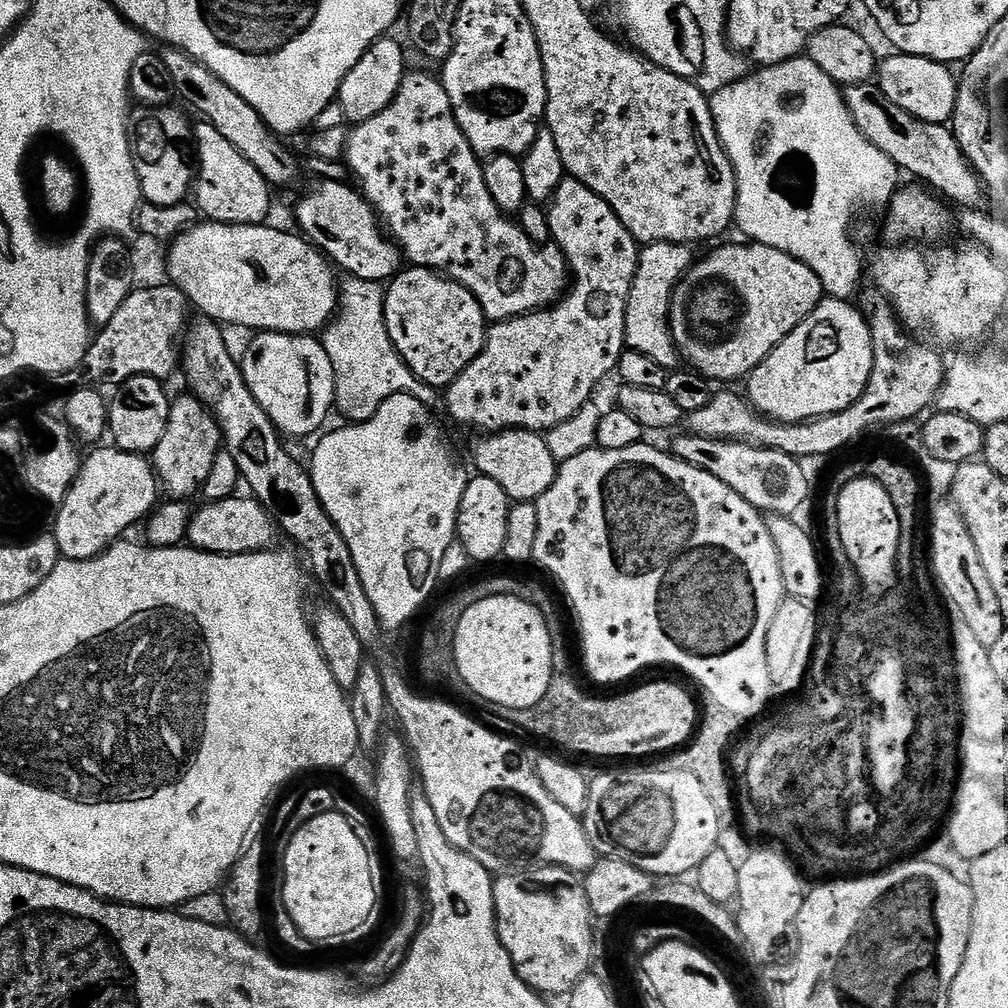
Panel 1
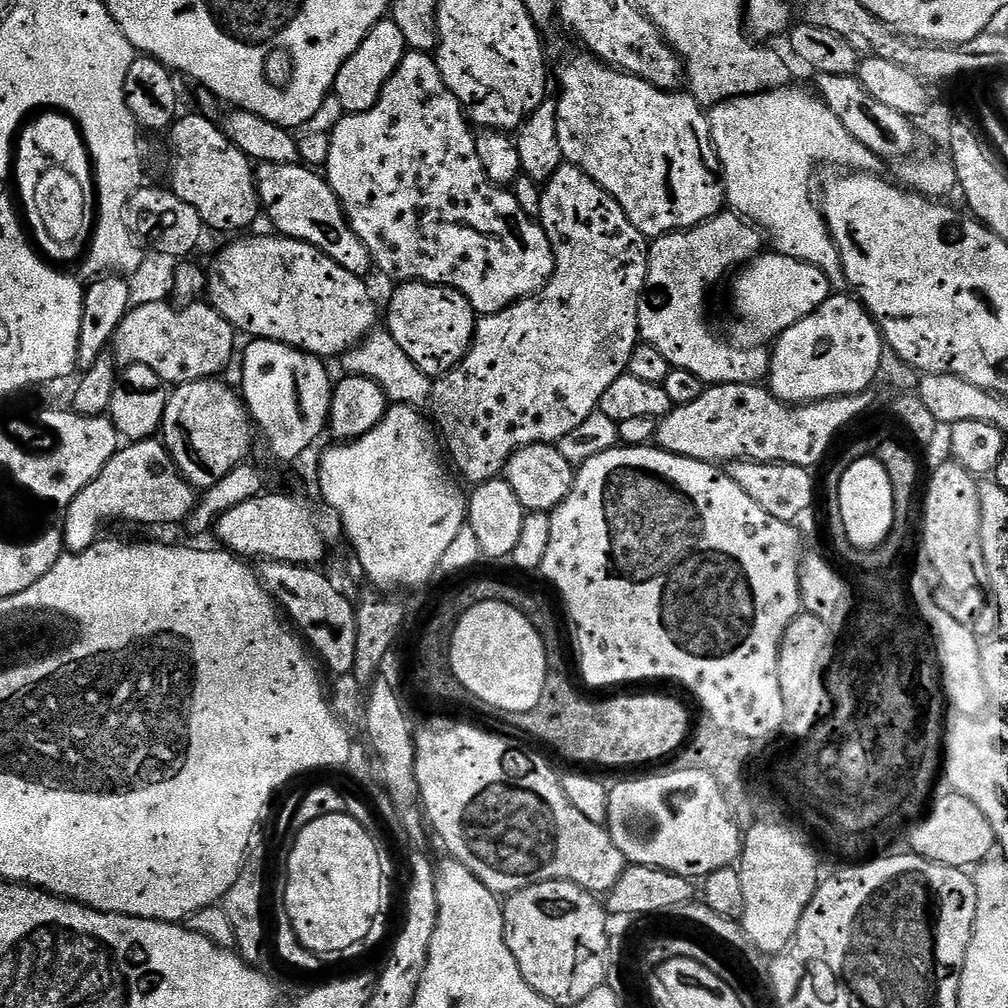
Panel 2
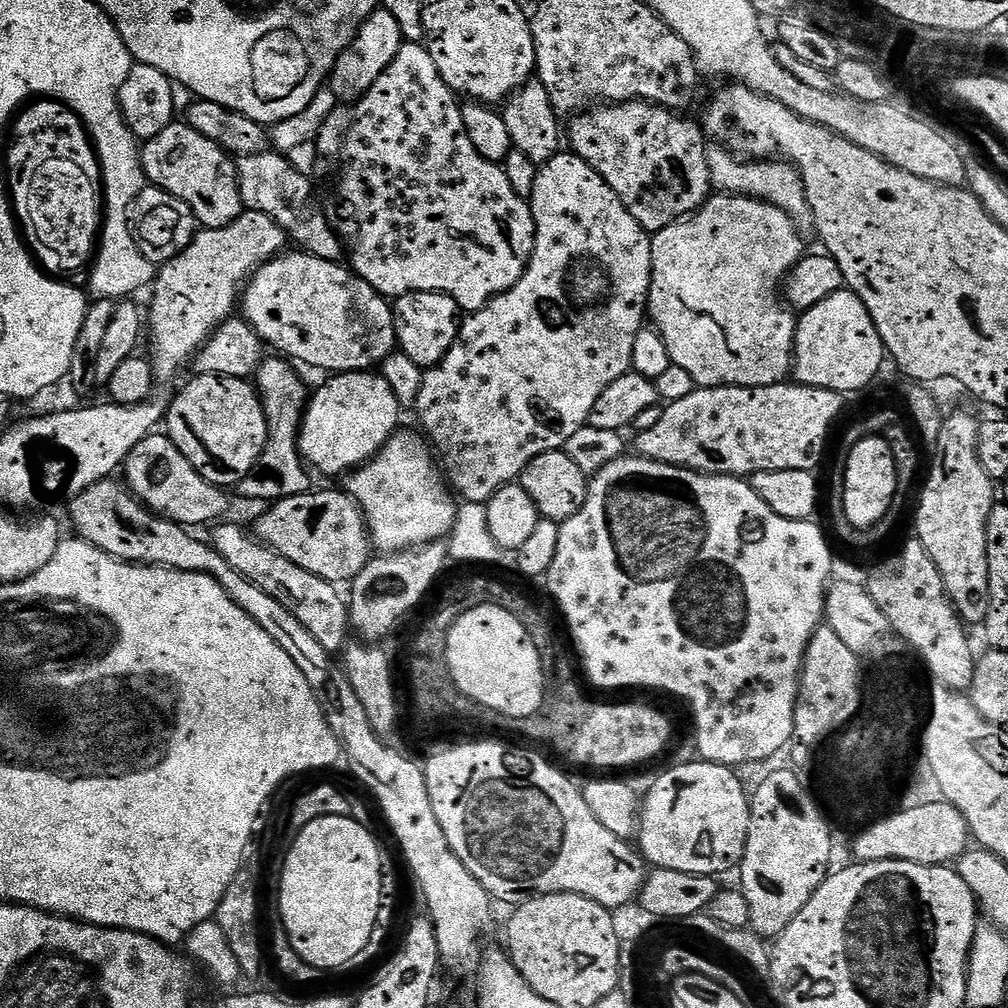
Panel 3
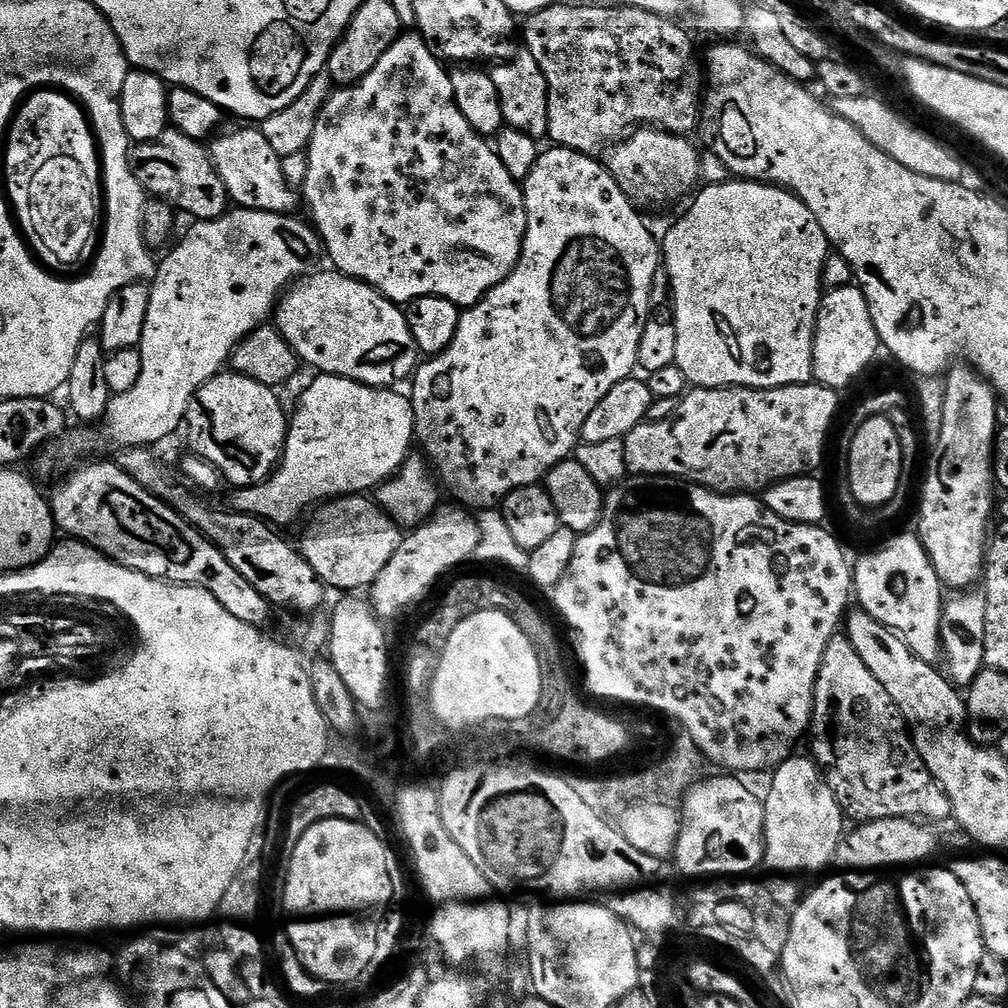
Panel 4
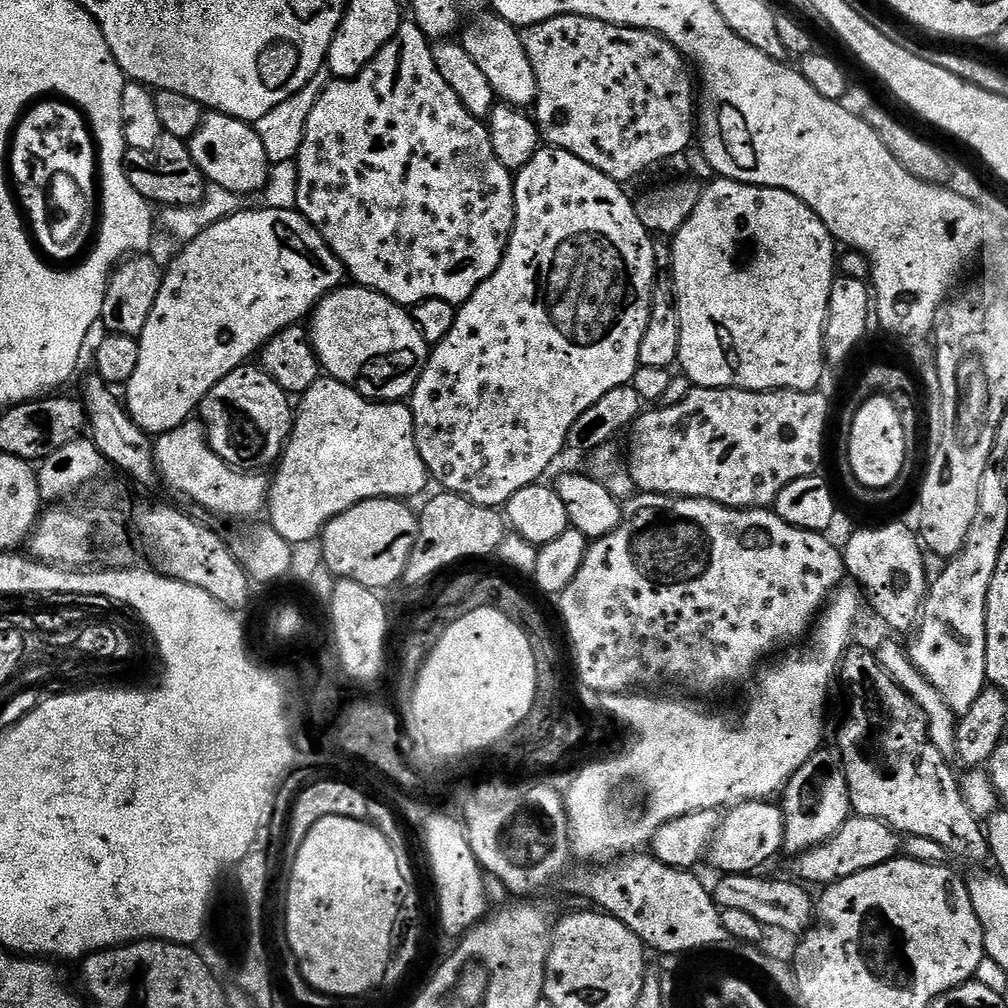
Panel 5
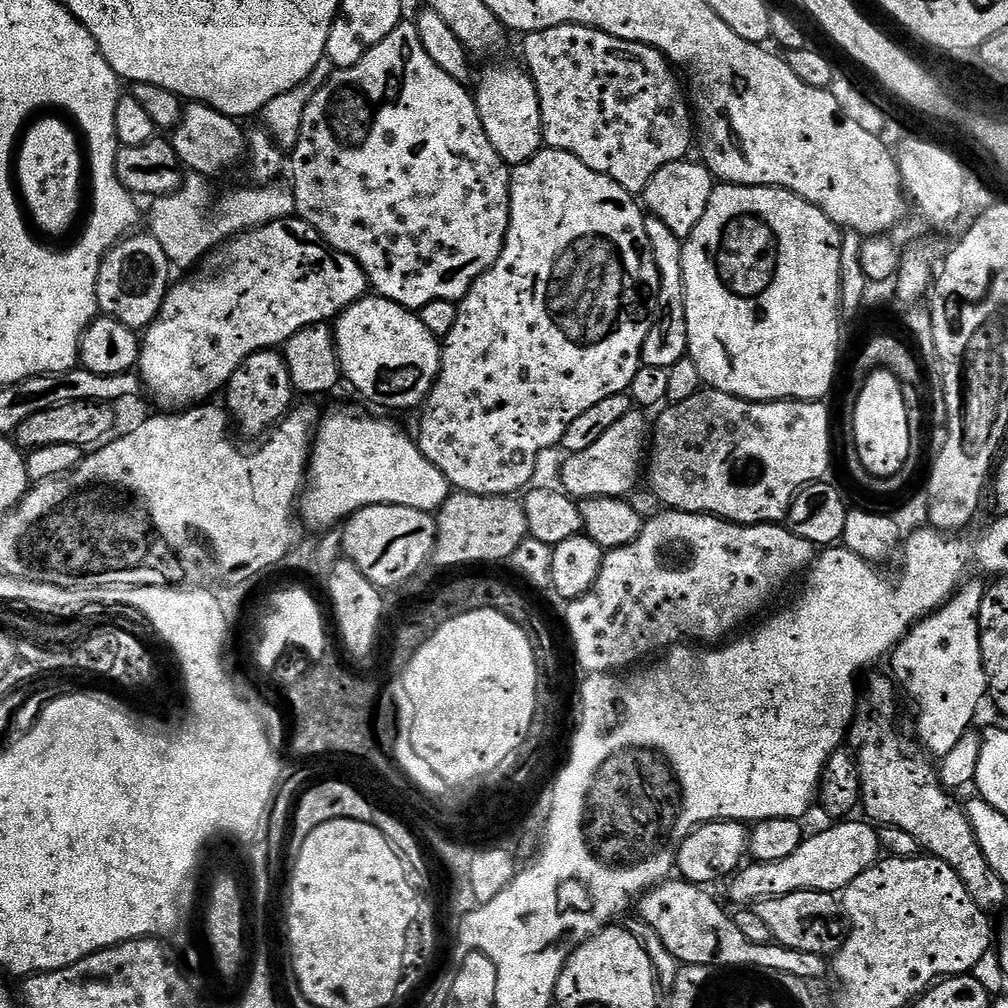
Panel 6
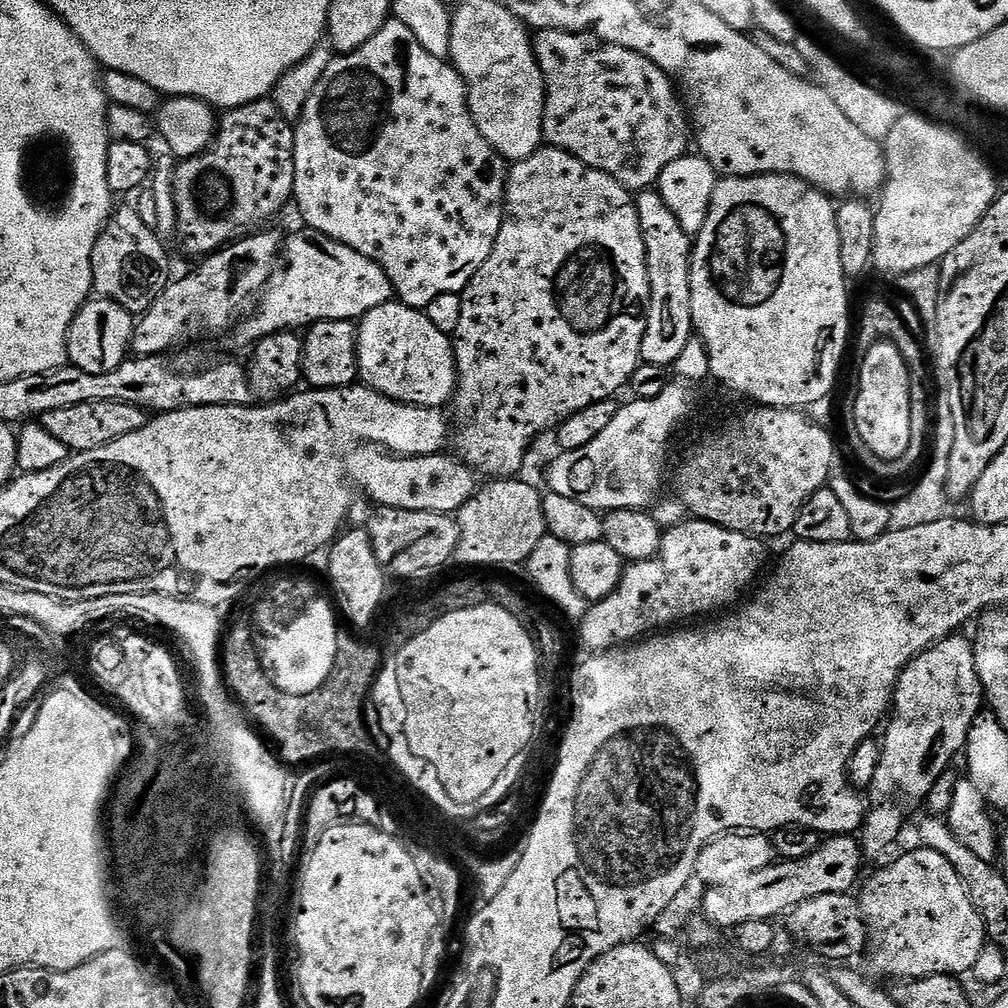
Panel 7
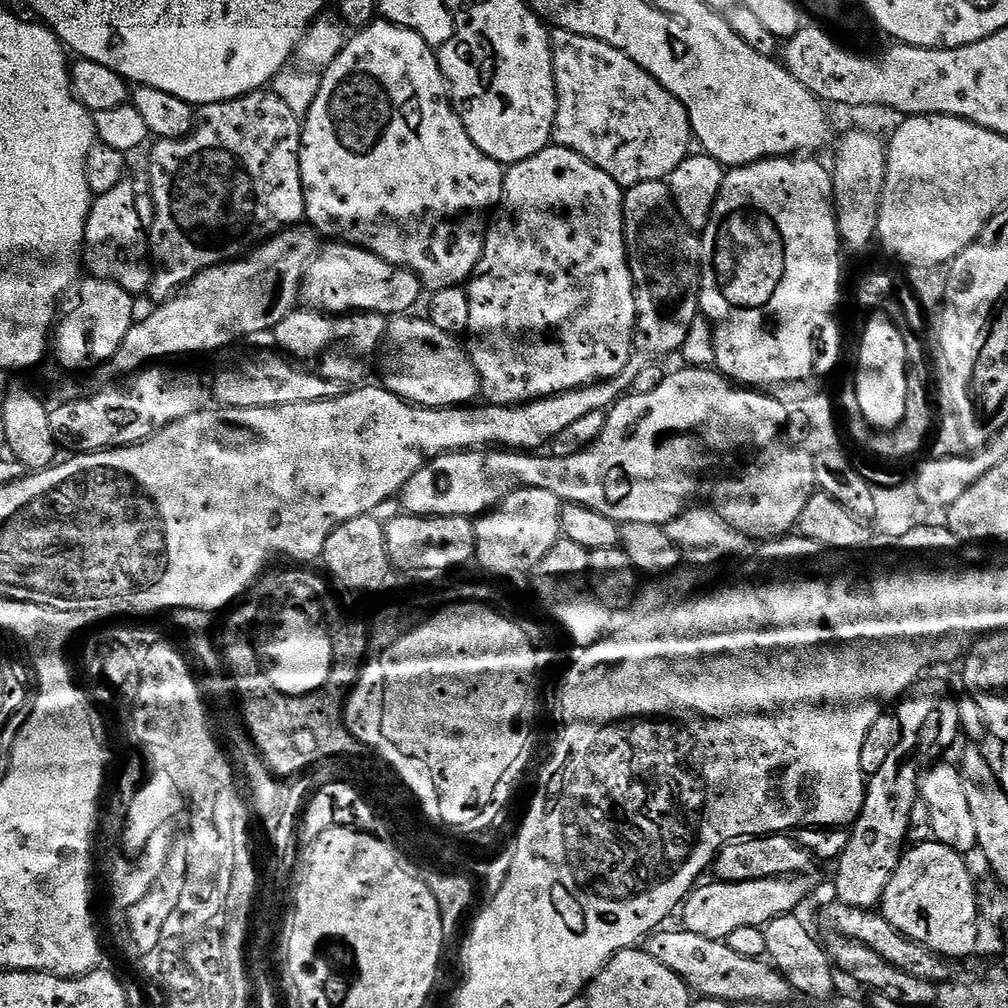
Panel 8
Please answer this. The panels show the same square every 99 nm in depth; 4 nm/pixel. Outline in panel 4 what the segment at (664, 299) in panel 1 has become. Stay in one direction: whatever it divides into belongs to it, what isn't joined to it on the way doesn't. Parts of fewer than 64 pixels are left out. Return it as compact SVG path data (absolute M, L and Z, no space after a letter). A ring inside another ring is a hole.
M729 178L722 184L704 184L691 197L690 203L688 213L665 234L664 240L662 236L662 268L668 273L672 300L670 312L676 321L678 334L676 365L682 374L686 374L689 385L698 388L781 388L813 383L814 334L824 288L824 267L830 254L830 245L822 226L818 226L818 218L814 218L796 193L789 192L787 188L743 178Z

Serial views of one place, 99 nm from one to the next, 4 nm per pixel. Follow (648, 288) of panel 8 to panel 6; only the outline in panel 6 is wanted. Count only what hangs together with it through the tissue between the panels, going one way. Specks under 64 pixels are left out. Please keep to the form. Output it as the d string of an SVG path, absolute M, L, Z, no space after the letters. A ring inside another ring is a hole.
M649 215L645 219L646 234L648 235L648 247L652 250L652 257L656 263L656 269L660 275L660 294L658 297L658 311L656 319L652 321L652 329L642 346L641 361L646 366L662 366L669 368L674 366L688 354L688 331L686 330L686 302L684 301L684 275L682 274L682 250L684 245L682 240L675 236L665 222L660 221L656 216Z

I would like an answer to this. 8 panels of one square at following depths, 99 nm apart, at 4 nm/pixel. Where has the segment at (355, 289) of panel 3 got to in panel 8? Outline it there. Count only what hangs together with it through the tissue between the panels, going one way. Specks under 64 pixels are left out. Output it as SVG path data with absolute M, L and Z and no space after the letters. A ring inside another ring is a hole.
M401 314L388 325L387 347L396 353L388 364L388 373L382 380L383 387L392 391L398 398L417 404L423 408L458 408L473 403L475 396L482 392L480 376L474 370L472 360L468 357L468 349L457 337L446 334L446 330L438 330L427 318L416 317L416 314Z

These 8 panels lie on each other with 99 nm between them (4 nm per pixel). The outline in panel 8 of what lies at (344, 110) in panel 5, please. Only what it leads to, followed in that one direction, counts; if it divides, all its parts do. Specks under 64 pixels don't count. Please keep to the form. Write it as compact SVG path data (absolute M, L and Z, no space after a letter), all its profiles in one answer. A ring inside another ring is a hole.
M383 18L359 29L344 45L342 54L338 54L338 58L334 58L334 62L330 62L330 66L324 69L318 86L318 98L314 98L314 106L310 106L308 115L302 120L300 169L304 187L304 220L321 237L345 244L354 244L394 266L409 268L429 293L443 288L459 288L467 285L471 280L482 258L482 250L490 227L490 217L499 209L500 201L504 198L505 165L482 154L482 150L474 146L470 134L466 134L466 126L462 126L462 118L452 104L448 83L444 80L437 53L422 38L418 38L414 30L406 30Z

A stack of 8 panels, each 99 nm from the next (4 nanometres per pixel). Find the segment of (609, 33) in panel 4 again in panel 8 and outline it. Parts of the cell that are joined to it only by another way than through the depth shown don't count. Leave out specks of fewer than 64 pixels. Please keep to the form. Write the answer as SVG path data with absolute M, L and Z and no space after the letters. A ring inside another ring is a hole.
M556 28L551 33L551 37L554 82L556 83L556 117L552 127L552 140L555 147L574 150L582 158L586 158L586 162L590 162L594 166L598 166L598 170L610 174L610 178L614 178L614 182L618 182L625 190L638 186L642 182L667 181L671 173L677 170L678 166L688 157L687 150L693 135L686 106L682 106L682 102L678 98L674 98L674 94L670 94L670 90L666 90L646 70L642 70L642 66L638 66L638 62L631 60L622 50L589 36L579 36L565 28Z

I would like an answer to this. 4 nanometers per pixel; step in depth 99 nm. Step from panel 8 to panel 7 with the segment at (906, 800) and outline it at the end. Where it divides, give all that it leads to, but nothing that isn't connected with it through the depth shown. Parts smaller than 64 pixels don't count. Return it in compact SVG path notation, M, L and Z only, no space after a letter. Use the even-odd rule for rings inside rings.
M964 634L947 636L918 654L900 672L896 690L892 693L890 719L887 721L888 737L883 737L878 770L870 789L872 804L870 800L870 807L864 814L864 825L858 833L863 855L867 859L868 856L872 860L878 859L899 838L904 828L904 796L924 798L930 794L930 788L939 776L953 767L952 759L965 751L970 726L985 703L984 688L978 678L972 646L973 641L969 637L967 640Z

